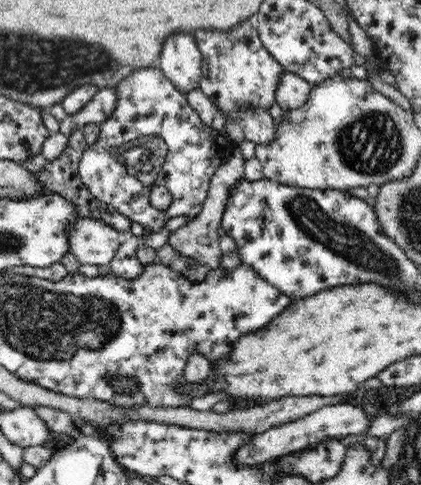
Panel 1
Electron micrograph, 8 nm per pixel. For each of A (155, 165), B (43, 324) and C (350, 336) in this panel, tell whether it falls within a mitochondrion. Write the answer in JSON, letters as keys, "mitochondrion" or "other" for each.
{"A":"mitochondrion","B":"mitochondrion","C":"other"}

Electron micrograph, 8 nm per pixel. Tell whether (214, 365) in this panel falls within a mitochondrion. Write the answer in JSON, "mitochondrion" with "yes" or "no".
{"mitochondrion":"no"}

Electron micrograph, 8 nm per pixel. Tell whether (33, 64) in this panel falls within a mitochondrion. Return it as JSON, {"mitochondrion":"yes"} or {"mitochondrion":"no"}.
{"mitochondrion":"yes"}

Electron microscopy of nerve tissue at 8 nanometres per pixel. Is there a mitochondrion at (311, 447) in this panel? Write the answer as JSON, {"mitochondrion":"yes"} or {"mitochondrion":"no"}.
{"mitochondrion":"no"}

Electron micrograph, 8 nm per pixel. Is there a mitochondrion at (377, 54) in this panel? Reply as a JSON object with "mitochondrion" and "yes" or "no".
{"mitochondrion":"no"}

